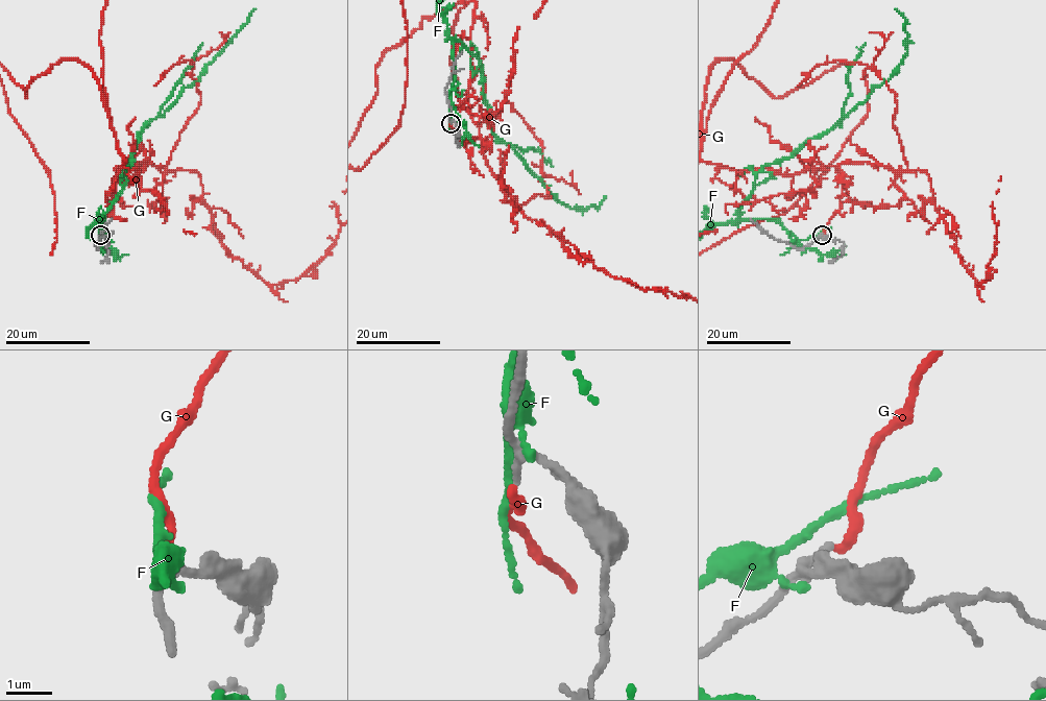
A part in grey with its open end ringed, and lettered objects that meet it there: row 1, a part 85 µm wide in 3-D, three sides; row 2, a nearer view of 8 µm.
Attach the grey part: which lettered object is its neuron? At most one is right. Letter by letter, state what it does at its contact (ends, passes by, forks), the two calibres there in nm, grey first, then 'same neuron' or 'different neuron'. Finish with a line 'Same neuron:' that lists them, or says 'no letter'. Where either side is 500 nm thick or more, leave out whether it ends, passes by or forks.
F: it passes by; calibres 220 and 160 nm; different neuron
G: it ends; calibres 170 and 200 nm; same neuron
Same neuron: G

